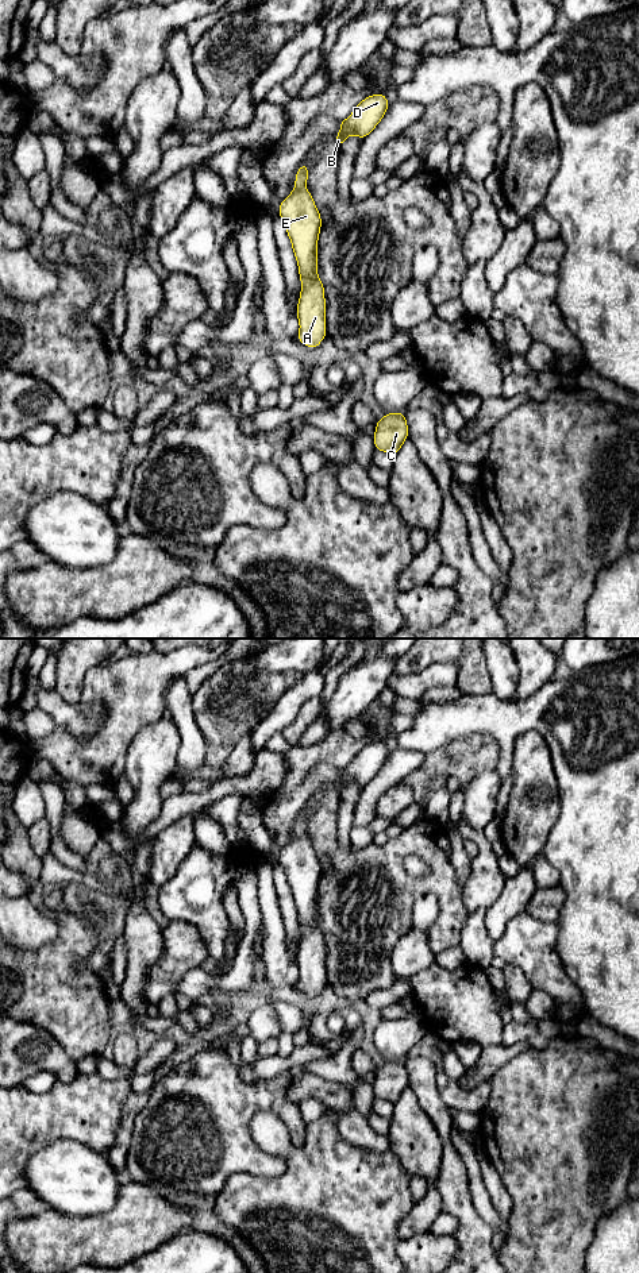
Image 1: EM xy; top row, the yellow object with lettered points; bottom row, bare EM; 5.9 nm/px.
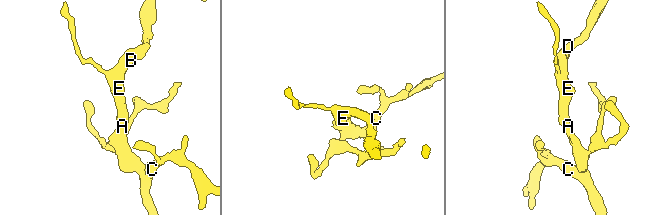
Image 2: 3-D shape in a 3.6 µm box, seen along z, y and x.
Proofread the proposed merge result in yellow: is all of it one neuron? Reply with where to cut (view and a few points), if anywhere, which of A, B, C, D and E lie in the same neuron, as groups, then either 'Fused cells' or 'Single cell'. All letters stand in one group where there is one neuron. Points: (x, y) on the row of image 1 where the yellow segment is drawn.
No split. Groups: A B C D E. Single cell

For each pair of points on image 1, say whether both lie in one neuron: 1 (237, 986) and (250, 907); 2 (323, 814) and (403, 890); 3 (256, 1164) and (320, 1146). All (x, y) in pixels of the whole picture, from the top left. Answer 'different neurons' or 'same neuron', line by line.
1: same neuron
2: same neuron
3: different neurons

